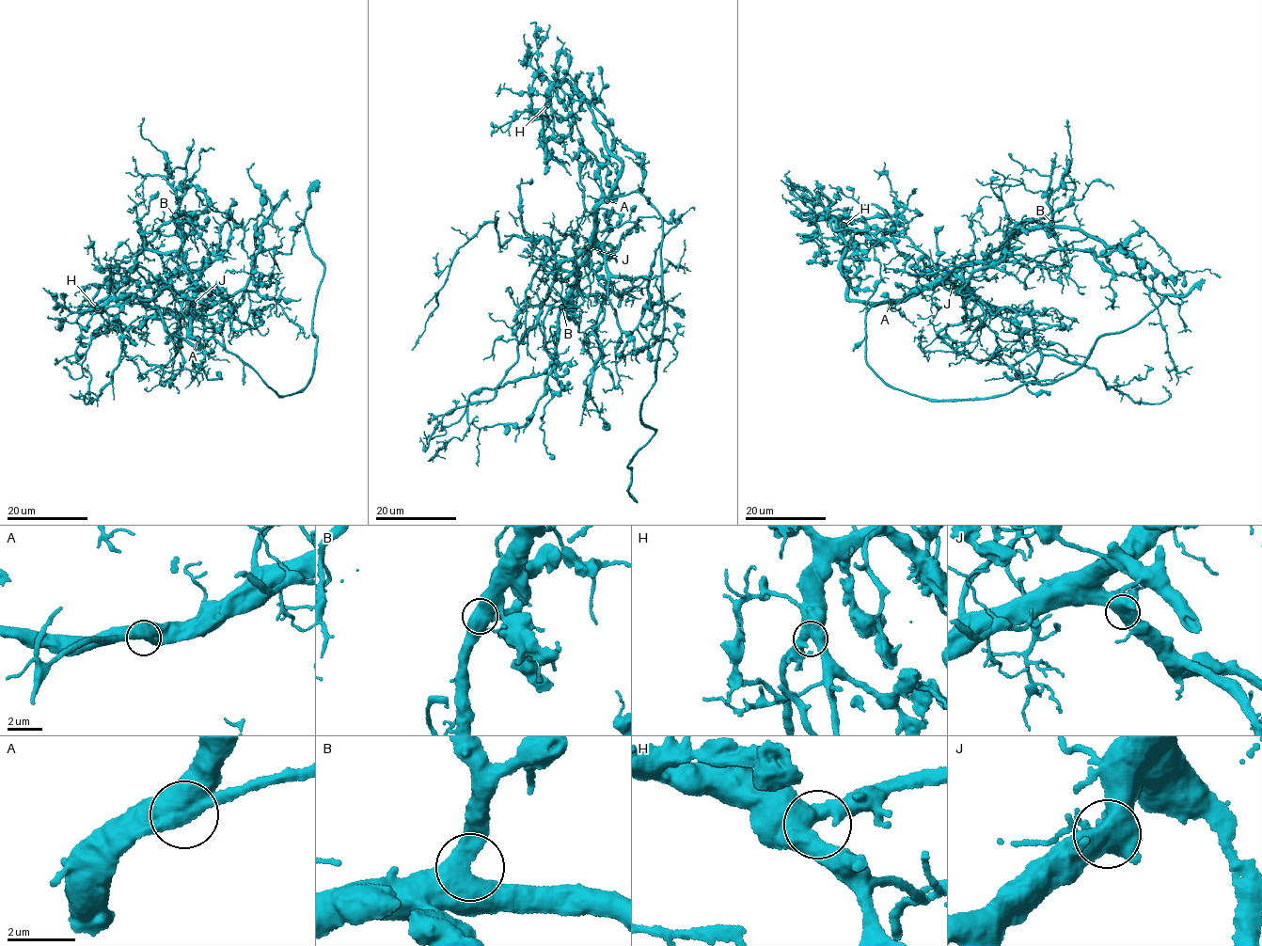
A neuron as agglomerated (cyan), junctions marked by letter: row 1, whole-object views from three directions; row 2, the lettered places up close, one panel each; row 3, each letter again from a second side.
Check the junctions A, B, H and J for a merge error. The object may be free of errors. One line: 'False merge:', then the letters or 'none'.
False merge: none

